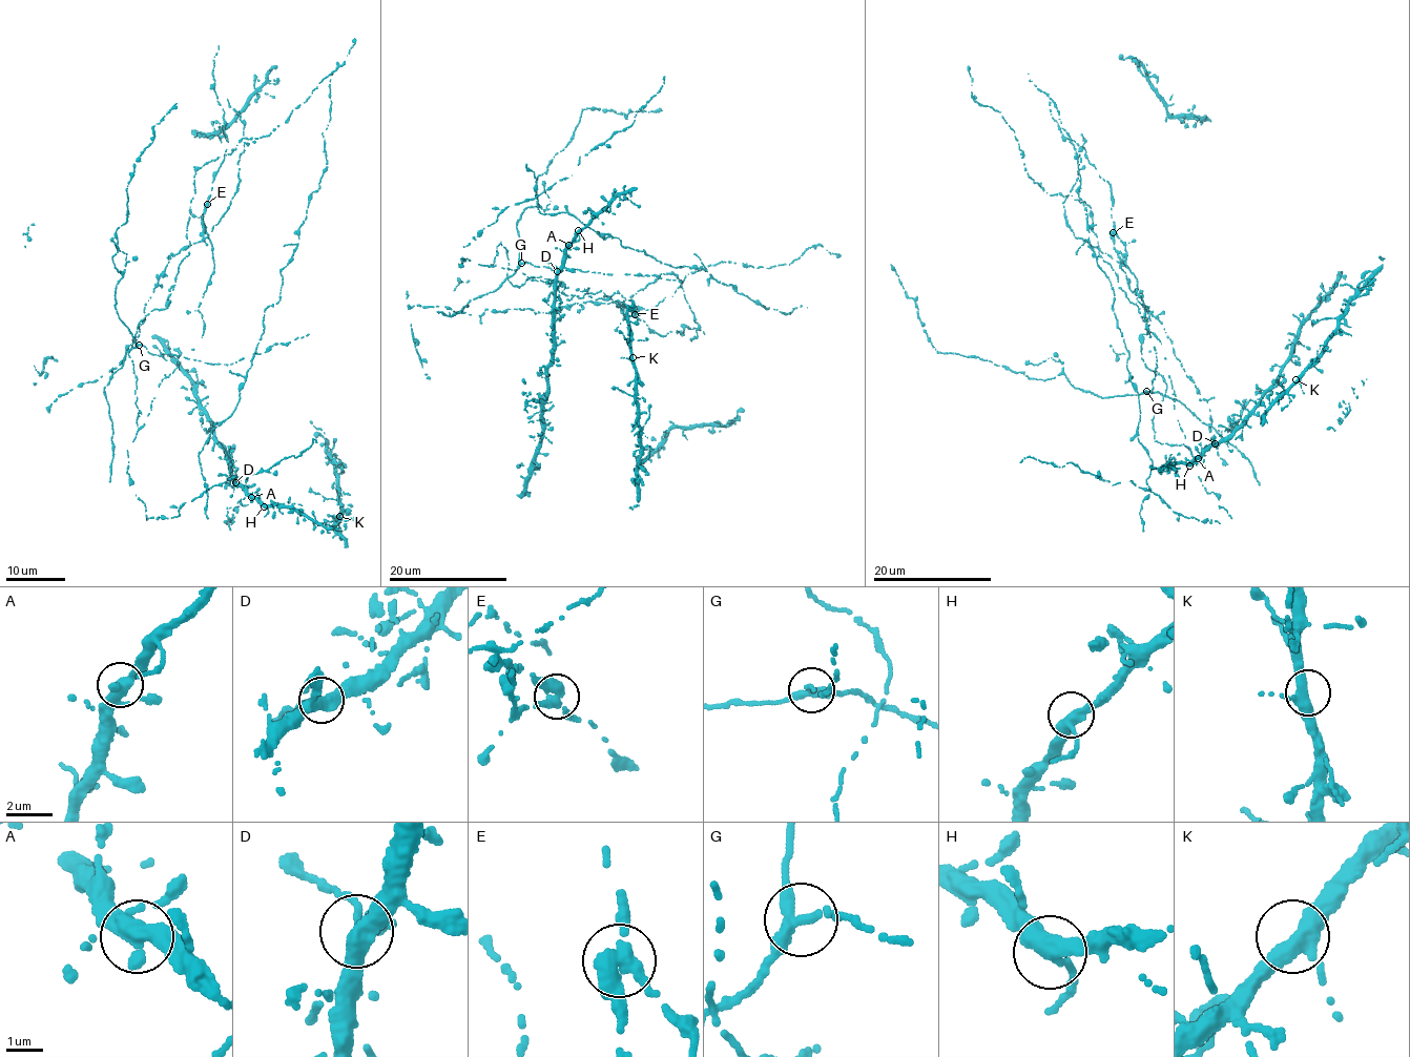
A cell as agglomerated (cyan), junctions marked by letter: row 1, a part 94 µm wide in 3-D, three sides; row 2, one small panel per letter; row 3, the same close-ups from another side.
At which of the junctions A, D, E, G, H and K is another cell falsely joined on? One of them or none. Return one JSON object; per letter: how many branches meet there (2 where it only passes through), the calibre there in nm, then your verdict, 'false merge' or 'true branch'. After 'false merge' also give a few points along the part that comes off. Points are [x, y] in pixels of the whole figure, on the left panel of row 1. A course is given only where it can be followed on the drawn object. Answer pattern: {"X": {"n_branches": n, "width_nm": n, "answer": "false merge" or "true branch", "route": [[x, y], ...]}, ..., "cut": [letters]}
{"A": {"n_branches": 3, "width_nm": 360, "answer": "true branch"}, "D": {"n_branches": 4, "width_nm": 360, "answer": "true branch"}, "E": {"n_branches": 3, "width_nm": 360, "answer": "false merge", "route": [[208, 204], [202, 218], [203, 239], [170, 258], [143, 310], [140, 332], [120, 365], [60, 395], [48, 413]]}, "G": {"n_branches": 3, "width_nm": 280, "answer": "true branch"}, "H": {"n_branches": 3, "width_nm": 320, "answer": "true branch"}, "K": {"n_branches": 3, "width_nm": 360, "answer": "true branch"}, "cut": ["E"]}

